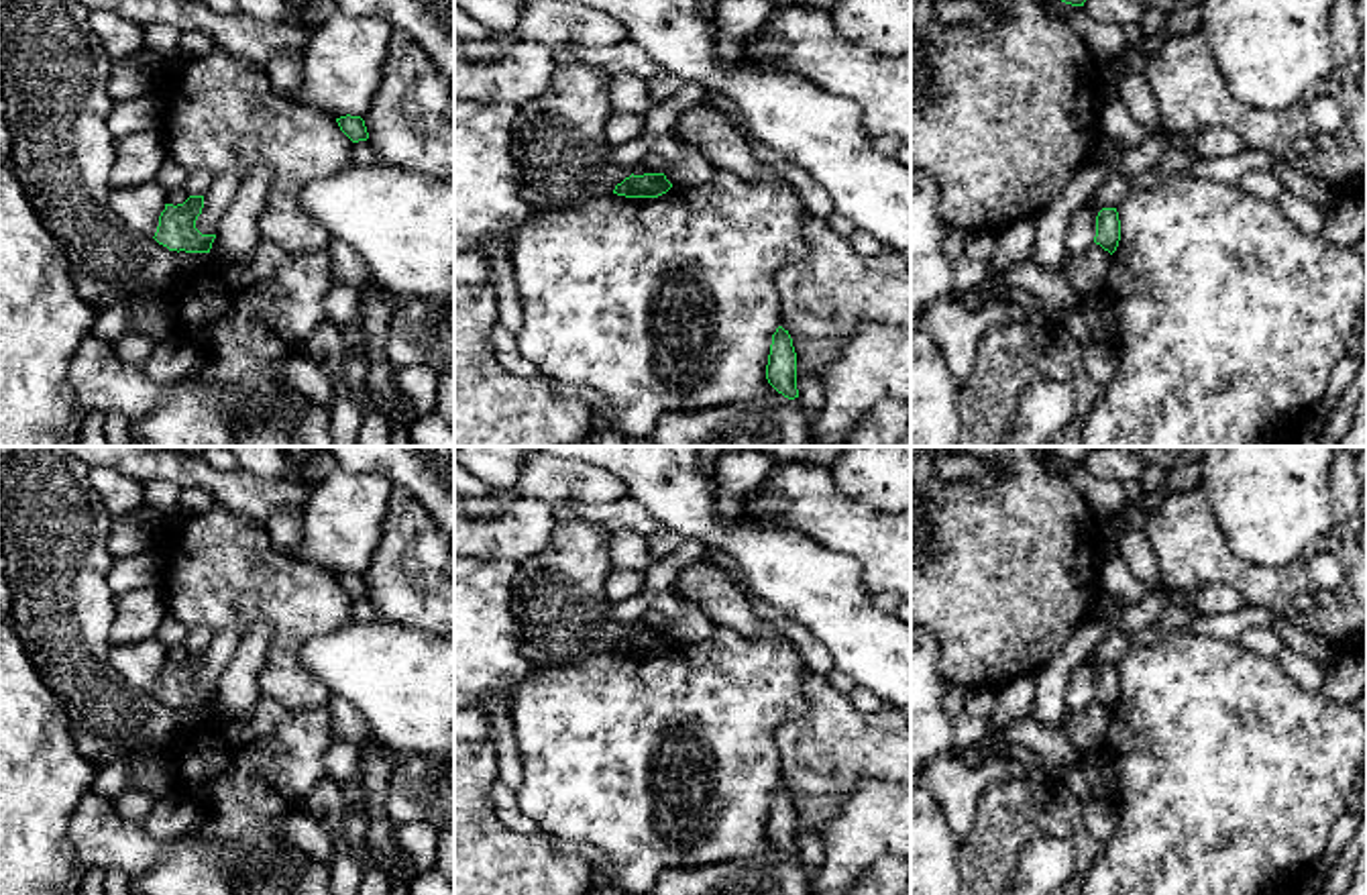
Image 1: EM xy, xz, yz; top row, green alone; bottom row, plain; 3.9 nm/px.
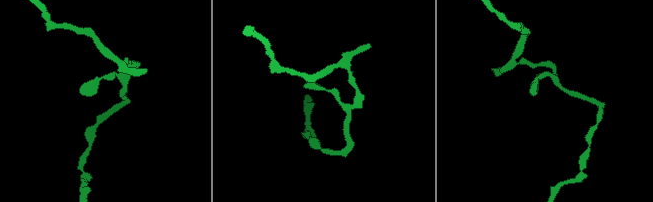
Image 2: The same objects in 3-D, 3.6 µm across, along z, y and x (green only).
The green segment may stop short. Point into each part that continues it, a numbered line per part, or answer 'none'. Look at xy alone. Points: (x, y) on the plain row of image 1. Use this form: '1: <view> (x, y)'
none

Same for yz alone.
none

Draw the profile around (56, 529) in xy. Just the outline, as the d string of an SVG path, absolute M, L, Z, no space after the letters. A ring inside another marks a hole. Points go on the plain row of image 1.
M0 446L0 534L4 540L4 579L12 593L10 620L33 667L63 703L71 738L94 767L128 762L141 750L169 750L183 734L208 724L212 709L169 707L155 695L132 687L108 661L110 628L116 616L108 571L114 518L90 481L90 467L65 446Z

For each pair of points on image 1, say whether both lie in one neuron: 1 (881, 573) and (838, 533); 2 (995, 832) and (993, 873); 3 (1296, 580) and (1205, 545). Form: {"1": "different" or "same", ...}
{"1": "same", "2": "same", "3": "same"}

